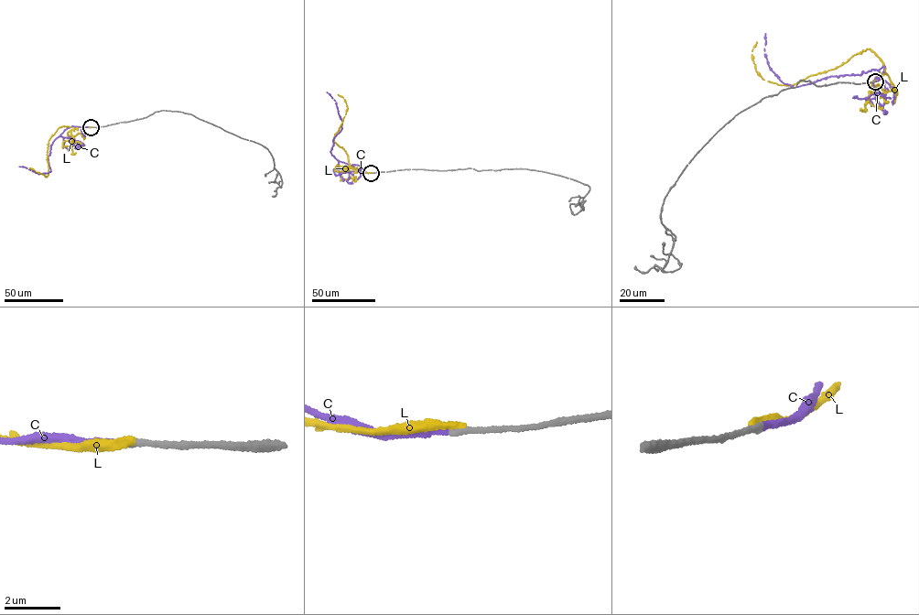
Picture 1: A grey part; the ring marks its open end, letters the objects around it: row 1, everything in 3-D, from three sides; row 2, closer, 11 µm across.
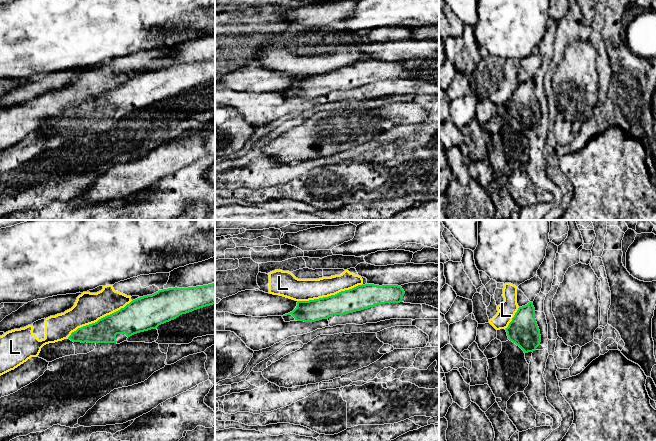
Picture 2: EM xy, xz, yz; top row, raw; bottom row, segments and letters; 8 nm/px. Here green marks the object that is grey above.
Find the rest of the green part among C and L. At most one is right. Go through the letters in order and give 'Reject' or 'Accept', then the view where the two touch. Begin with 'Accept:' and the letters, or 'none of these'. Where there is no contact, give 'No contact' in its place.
Accept: C
C: Accept. No contact
L: Reject. Touches green in xy

